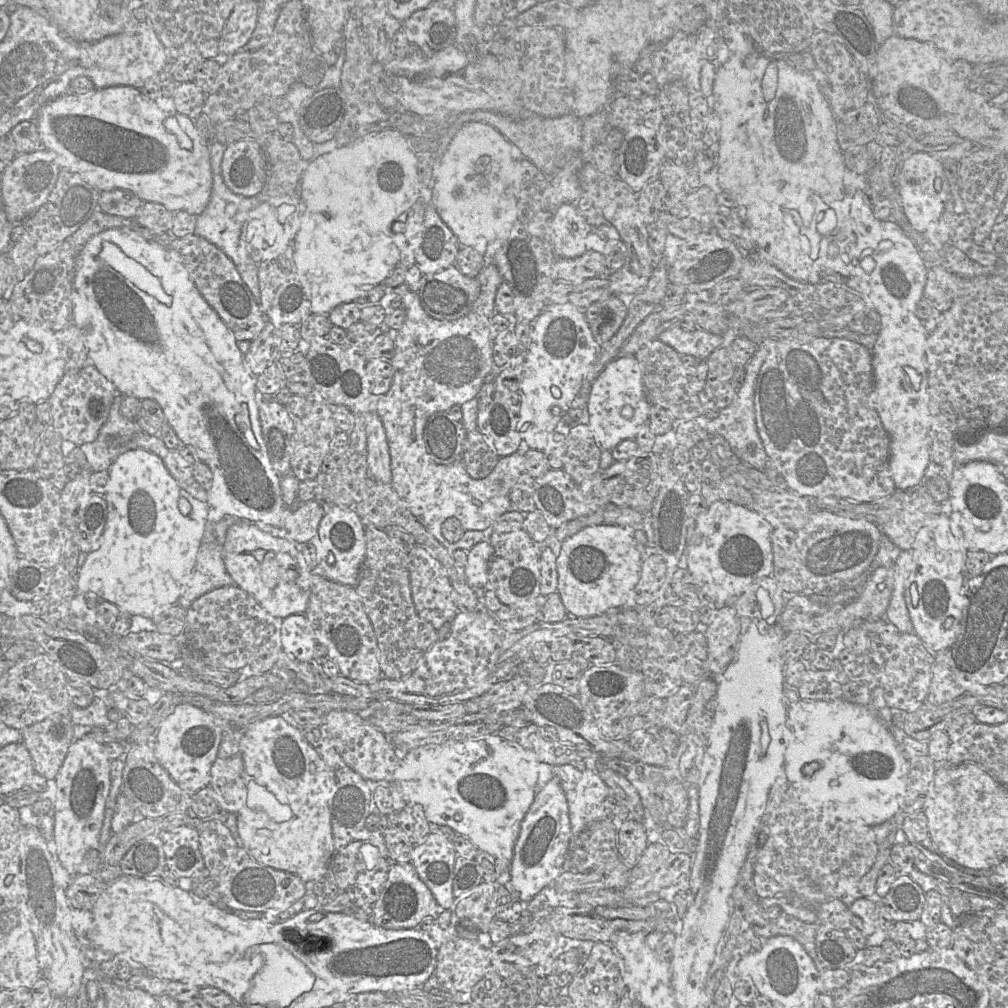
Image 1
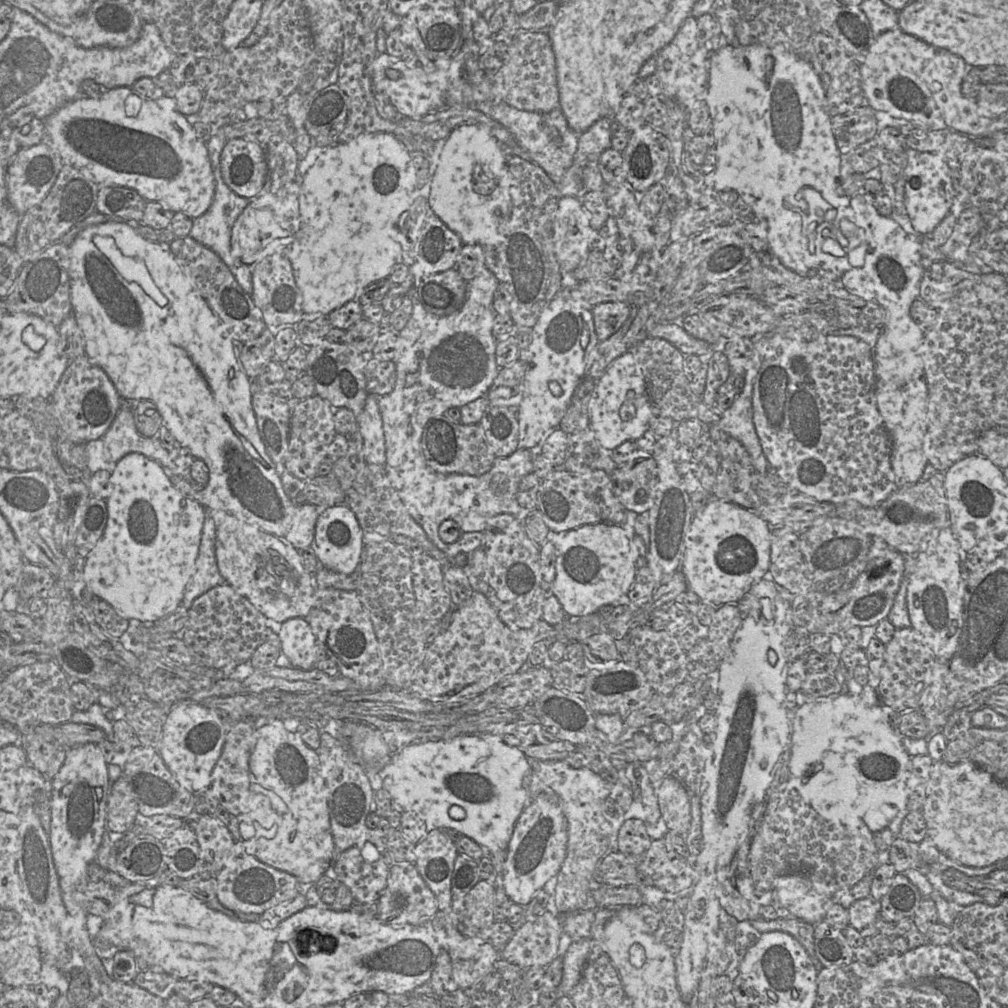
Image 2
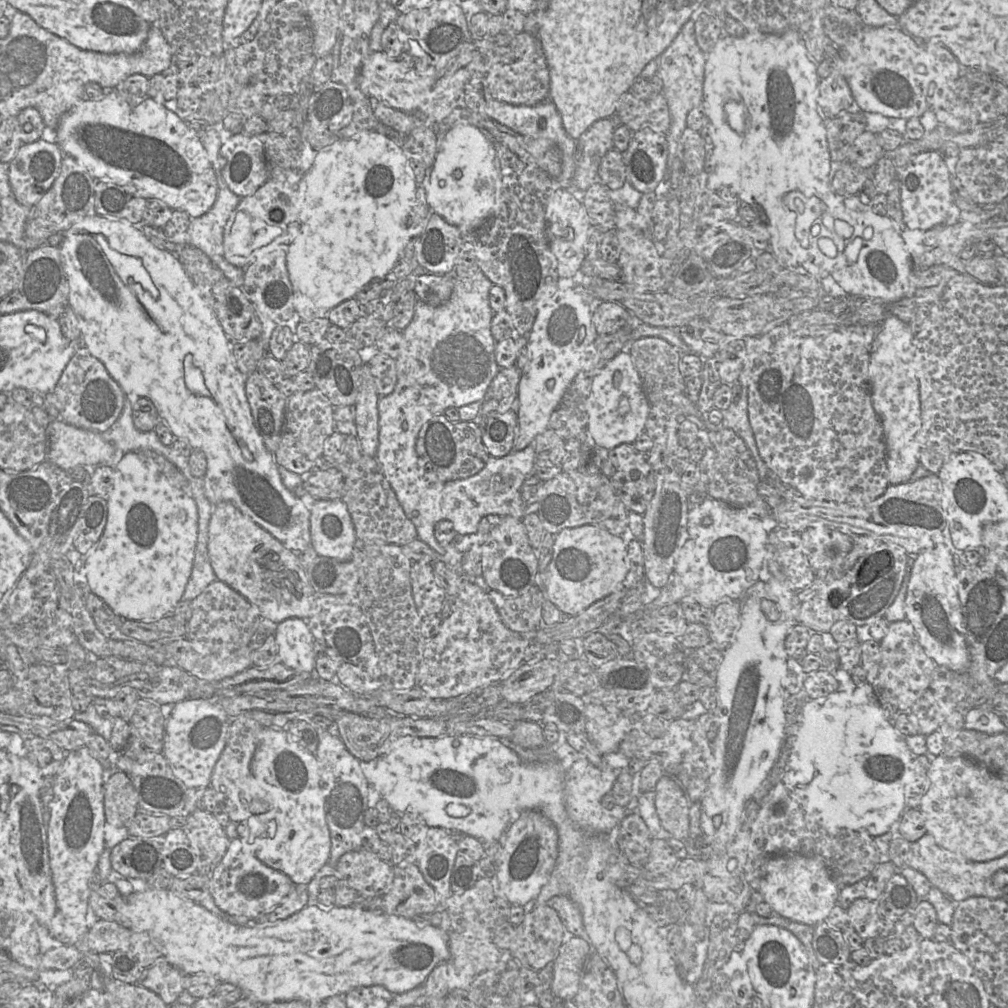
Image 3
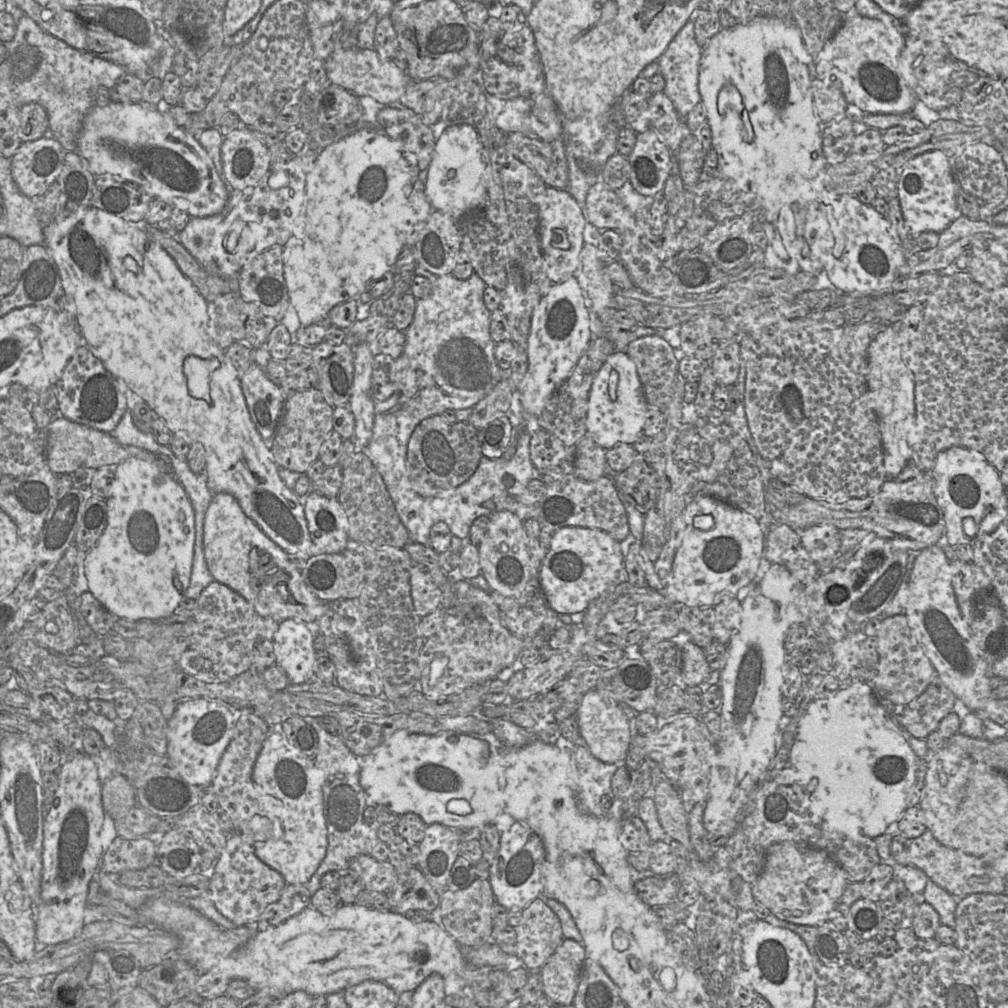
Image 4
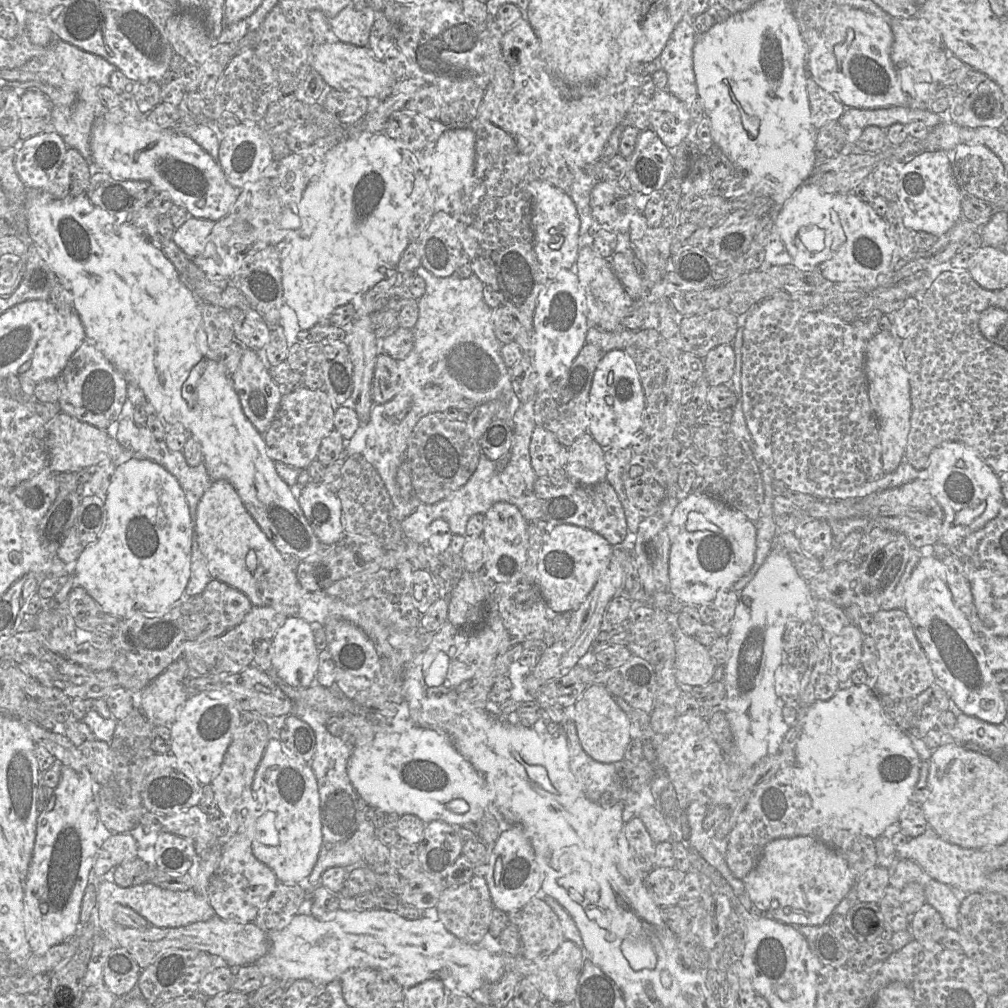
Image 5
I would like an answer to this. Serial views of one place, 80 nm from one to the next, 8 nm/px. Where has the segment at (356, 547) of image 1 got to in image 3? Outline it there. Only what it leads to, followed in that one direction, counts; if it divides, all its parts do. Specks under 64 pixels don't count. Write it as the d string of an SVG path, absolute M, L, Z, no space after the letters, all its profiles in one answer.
M316 500L310 512L311 546L317 555L350 560L357 537L346 504L342 500Z

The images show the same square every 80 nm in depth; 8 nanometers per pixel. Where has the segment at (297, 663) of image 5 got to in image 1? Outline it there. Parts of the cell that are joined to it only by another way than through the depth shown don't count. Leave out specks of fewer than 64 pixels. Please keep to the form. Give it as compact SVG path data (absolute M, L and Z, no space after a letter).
M305 613L292 614L284 618L281 627L283 650L301 662L311 662L318 644Z

